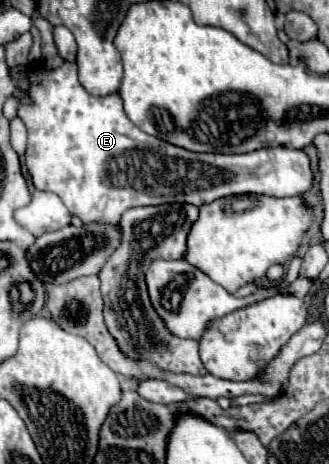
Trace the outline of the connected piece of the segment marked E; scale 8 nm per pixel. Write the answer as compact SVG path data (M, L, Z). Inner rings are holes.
M39 63L29 65L29 101L21 103L19 117L27 125L29 143L25 163L31 173L33 185L41 191L53 191L61 197L71 215L77 215L83 223L111 223L117 225L121 215L139 205L163 205L163 203L191 203L201 207L219 197L239 193L259 193L273 197L303 195L313 187L313 169L309 155L289 147L257 149L241 155L223 153L195 153L183 147L171 145L159 137L153 137L135 127L123 111L119 93L107 97L89 95L77 79L77 63L63 63L59 69L47 71Z

